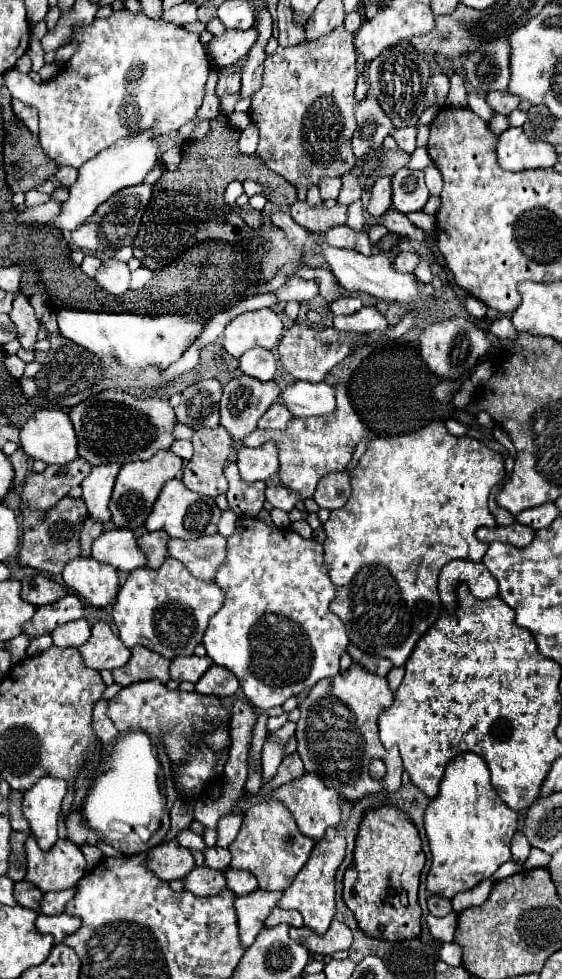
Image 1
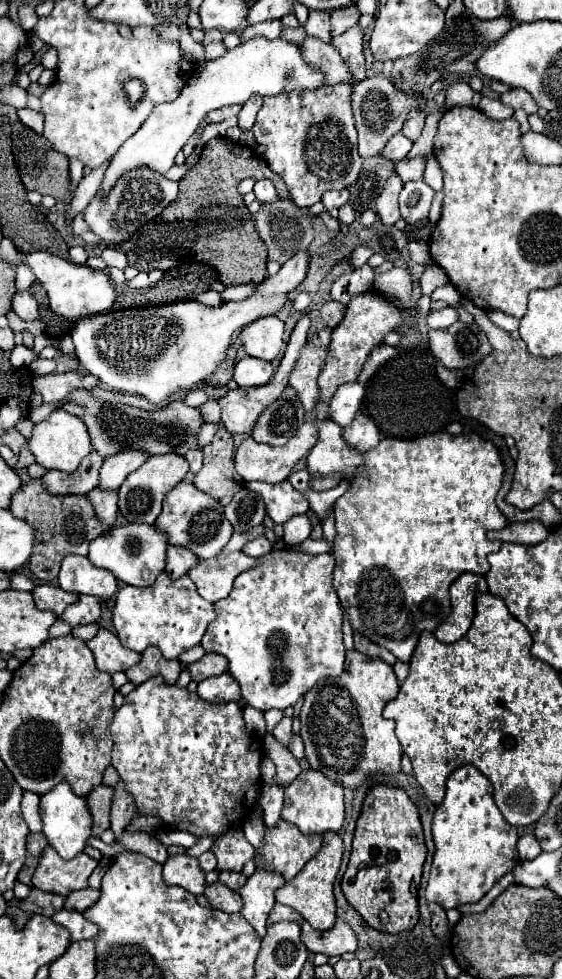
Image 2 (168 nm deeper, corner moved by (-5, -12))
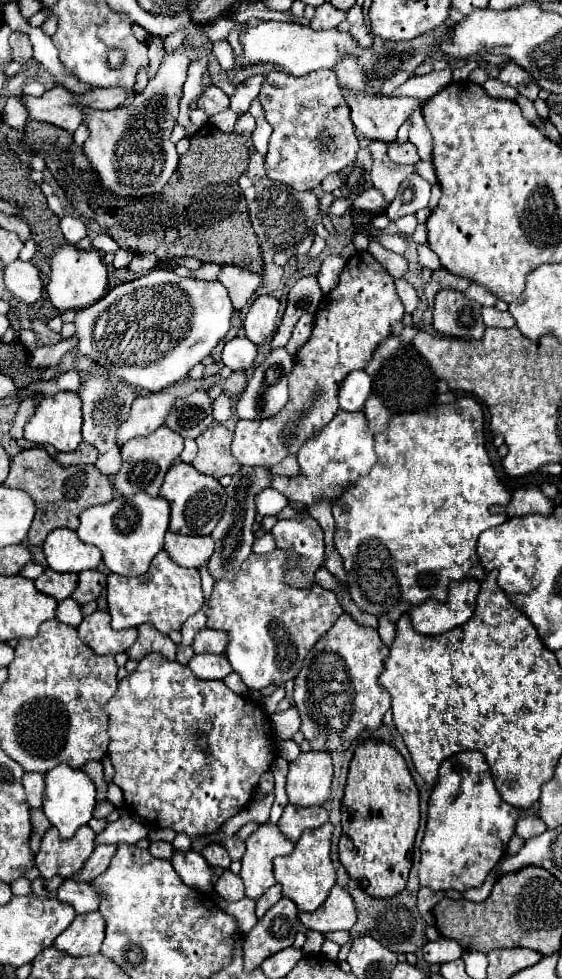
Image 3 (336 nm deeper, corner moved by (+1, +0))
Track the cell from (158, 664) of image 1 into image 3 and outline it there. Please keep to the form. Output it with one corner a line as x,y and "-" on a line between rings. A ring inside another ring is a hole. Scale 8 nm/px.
141,624
137,630
139,630
139,638
127,650
129,658
141,660
149,652
161,652
167,660
175,660
177,644
173,644
173,640
169,636
163,636
155,626
149,626
149,624

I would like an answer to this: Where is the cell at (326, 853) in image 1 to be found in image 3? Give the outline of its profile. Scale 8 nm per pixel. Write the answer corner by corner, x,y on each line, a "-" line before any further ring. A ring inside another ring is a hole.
331,822
313,830
305,830
297,840
295,850
289,856
277,856
273,862
275,880
281,884
283,896
293,900
299,910
315,912
325,902
331,886
335,884
335,866
331,862
331,834
333,834

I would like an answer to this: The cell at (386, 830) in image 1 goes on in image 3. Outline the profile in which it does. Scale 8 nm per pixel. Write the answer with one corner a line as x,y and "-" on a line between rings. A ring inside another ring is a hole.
365,740
355,748
341,802
341,824
339,860
351,878
375,898
401,892
411,870
413,840
419,828
419,792
403,756
389,742

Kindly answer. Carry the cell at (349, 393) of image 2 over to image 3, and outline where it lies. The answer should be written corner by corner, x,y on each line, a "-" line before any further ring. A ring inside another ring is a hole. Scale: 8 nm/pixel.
355,370
351,372
339,388
339,406
341,410
361,410
367,396
371,392
371,376
365,370

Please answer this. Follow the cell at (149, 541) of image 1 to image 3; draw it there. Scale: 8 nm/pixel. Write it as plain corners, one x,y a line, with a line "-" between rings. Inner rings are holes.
167,532
165,550
177,564
189,568
201,568
211,558
215,542
211,536
183,536

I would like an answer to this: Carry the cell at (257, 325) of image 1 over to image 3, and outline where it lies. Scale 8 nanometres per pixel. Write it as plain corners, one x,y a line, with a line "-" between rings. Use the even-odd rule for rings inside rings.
269,294
257,296
243,322
247,338
255,344
263,344
267,338
271,338
277,328
277,312
279,312
277,298

